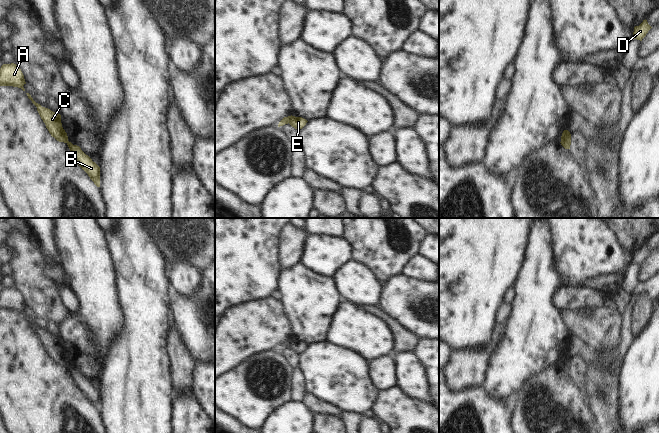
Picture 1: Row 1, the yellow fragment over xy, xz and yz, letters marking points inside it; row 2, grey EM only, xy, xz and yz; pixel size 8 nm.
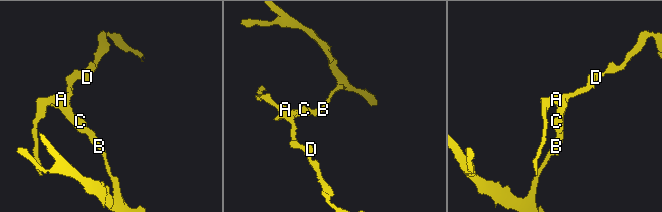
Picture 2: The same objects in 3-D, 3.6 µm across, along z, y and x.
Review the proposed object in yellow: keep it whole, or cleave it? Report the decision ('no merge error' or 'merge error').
merge error

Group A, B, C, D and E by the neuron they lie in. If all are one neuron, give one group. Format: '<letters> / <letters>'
A C D / B E

